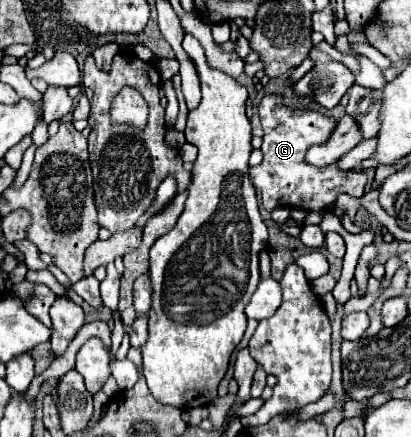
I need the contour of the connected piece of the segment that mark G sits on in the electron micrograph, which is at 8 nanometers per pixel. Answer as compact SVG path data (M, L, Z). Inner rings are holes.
M267 95L259 103L259 115L263 125L263 161L257 167L249 169L251 183L255 189L261 191L262 206L273 211L279 205L287 207L299 207L305 211L329 211L335 203L335 197L339 193L347 193L353 197L361 197L365 193L367 177L363 171L341 171L335 165L329 167L313 167L305 163L305 151L307 147L315 143L323 143L329 139L331 131L335 129L335 119L325 117L317 111L289 111L279 97Z

